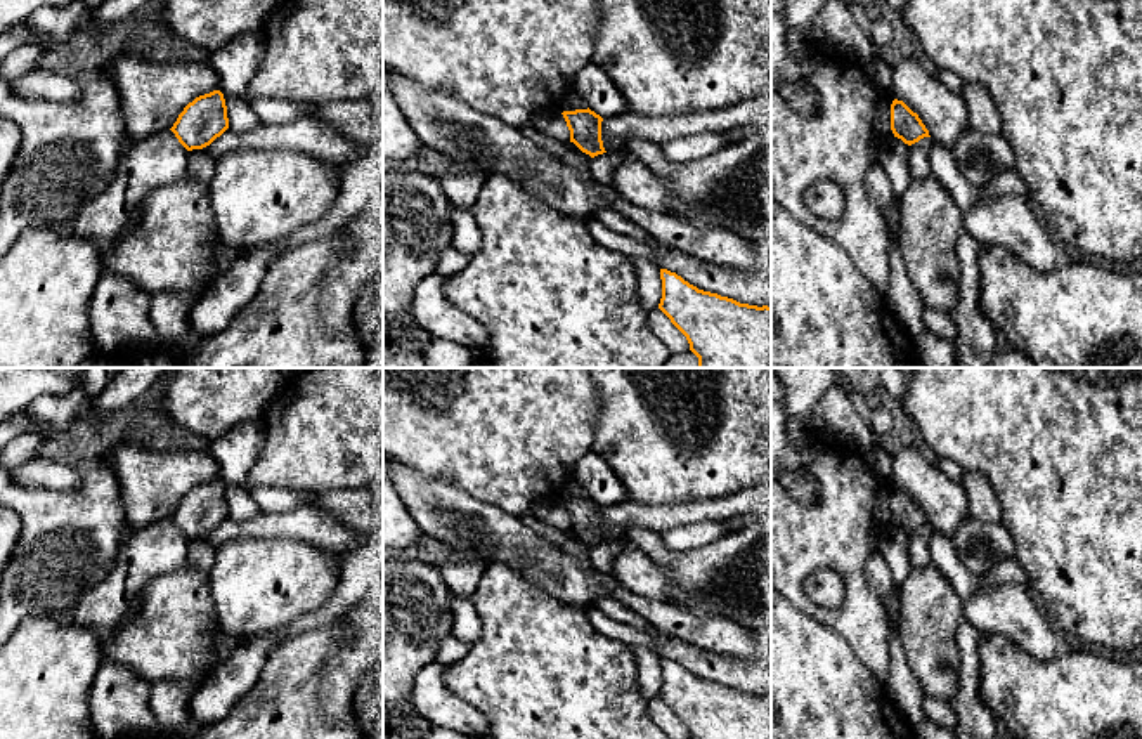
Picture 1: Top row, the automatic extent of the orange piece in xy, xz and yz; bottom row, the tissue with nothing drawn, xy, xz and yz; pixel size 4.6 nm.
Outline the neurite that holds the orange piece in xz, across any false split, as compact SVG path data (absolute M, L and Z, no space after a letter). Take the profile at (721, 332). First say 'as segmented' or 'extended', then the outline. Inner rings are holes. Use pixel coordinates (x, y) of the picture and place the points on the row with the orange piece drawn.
as segmented | M660 269L659 309L686 337L698 368L771 368L771 307L698 290Z

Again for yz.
as segmented | M898 99L891 104L891 130L894 137L901 139L908 146L924 137L931 137L918 114Z

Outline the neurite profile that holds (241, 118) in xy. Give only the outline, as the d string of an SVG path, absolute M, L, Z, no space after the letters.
M224 95L227 106L229 128L234 132L248 132L262 121L251 111L251 106L243 99Z

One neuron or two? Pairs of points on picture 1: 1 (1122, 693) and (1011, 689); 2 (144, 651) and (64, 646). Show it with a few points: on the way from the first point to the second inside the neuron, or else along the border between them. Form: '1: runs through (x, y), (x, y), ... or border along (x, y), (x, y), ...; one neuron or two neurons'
1: runs through (1094, 693), (1038, 693); one neuron
2: border along (116, 625), (103, 635), (103, 660); two neurons

